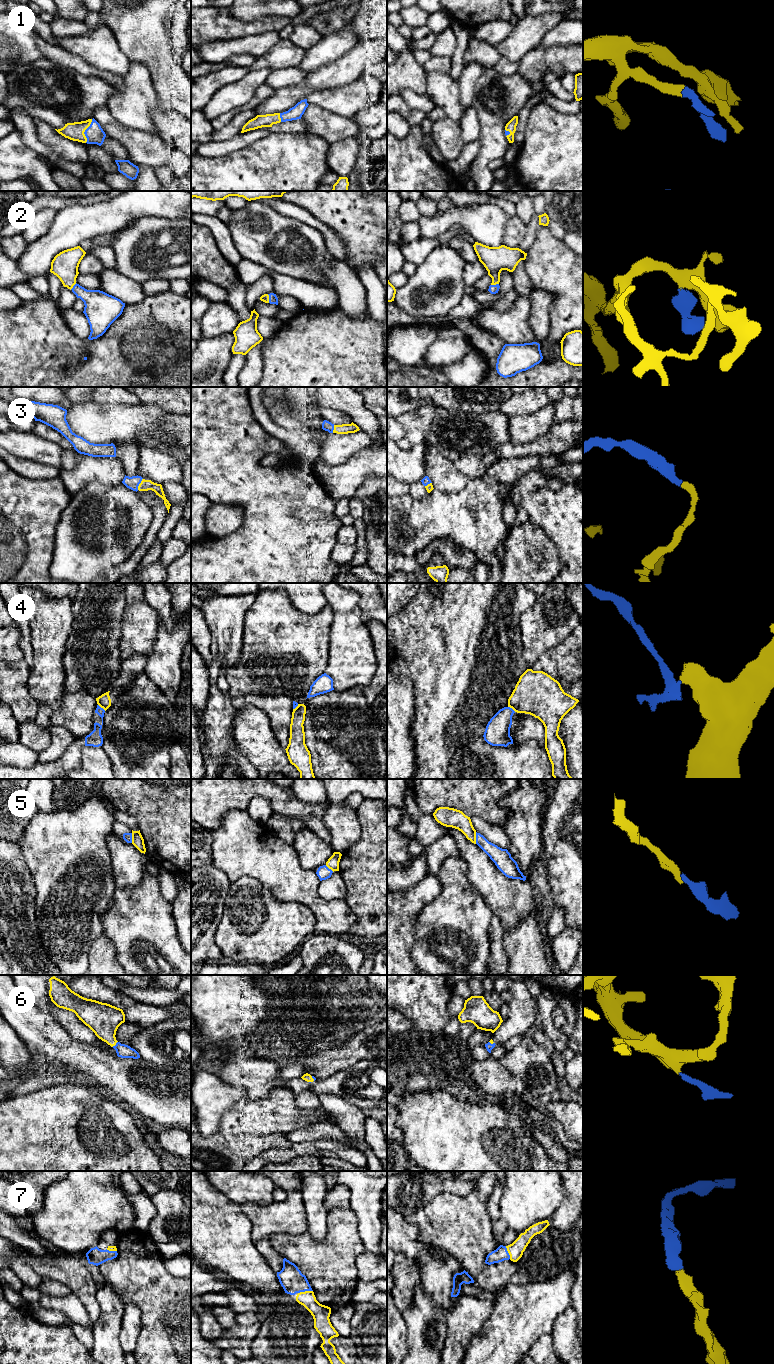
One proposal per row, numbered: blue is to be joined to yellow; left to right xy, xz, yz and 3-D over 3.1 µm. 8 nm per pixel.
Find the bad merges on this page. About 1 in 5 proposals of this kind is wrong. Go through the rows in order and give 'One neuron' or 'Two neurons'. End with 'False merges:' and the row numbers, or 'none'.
1: One neuron
2: One neuron
3: One neuron
4: Two neurons
5: Two neurons
6: One neuron
7: One neuron
False merges: 4, 5

